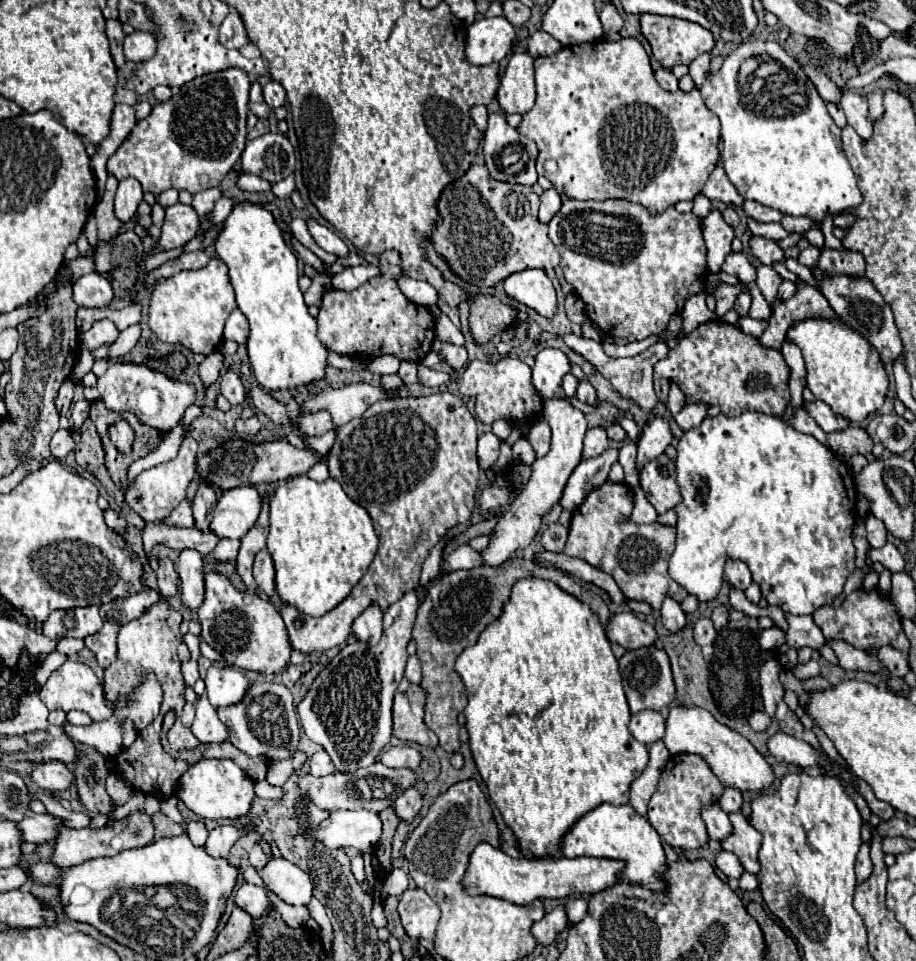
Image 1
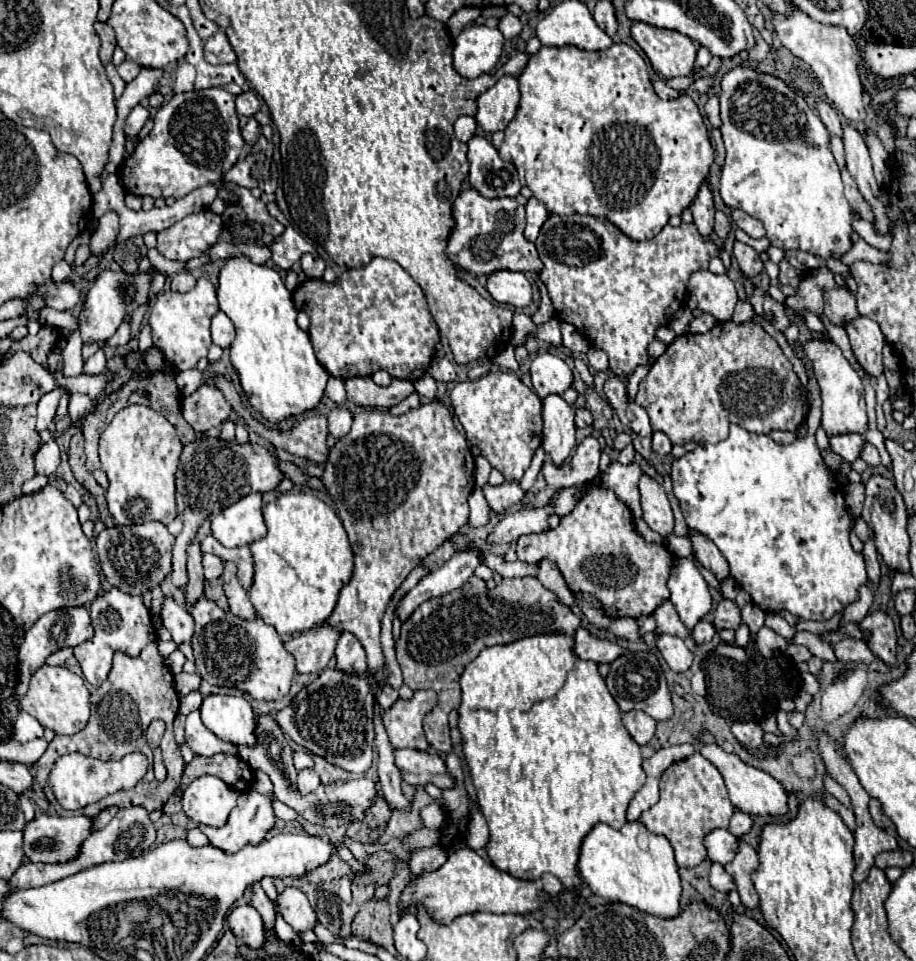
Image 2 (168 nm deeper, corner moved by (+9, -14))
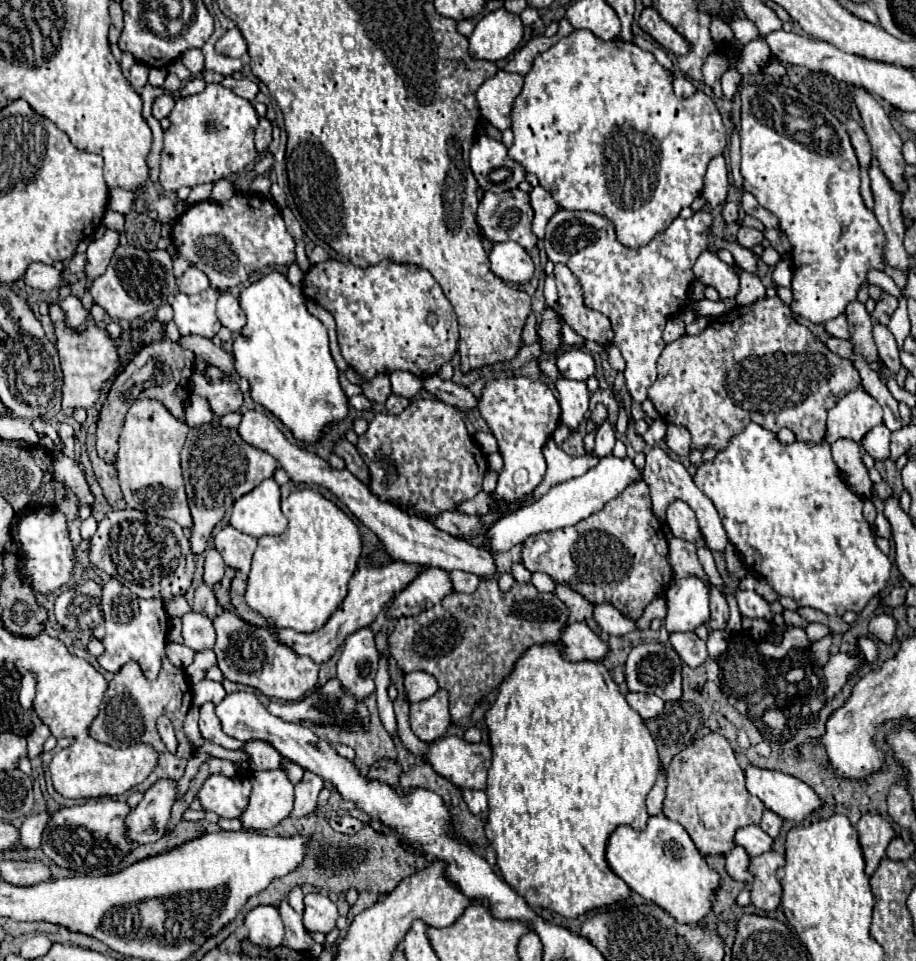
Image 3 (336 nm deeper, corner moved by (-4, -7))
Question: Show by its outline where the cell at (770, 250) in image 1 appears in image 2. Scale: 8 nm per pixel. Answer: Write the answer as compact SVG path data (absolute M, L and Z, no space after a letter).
M735 241L733 255L735 255L737 263L739 263L739 269L747 277L753 279L755 275L759 275L763 271L763 263L761 263L761 259L759 259L759 255L757 255L757 251L753 247L749 247L749 245L741 243L741 241Z

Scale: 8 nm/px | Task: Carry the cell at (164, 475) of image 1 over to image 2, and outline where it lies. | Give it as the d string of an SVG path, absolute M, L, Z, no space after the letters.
M129 405L113 417L99 439L99 457L109 479L105 493L107 505L117 525L145 521L161 521L167 525L177 517L175 471L181 449L183 445L175 435L175 427L147 405Z

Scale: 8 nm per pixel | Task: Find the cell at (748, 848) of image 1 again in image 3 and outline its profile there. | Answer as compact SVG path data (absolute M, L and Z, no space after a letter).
M768 850L760 856L750 858L750 874L754 876L752 904L760 910L774 910L780 906L782 886L776 880L776 870L784 864L784 856Z

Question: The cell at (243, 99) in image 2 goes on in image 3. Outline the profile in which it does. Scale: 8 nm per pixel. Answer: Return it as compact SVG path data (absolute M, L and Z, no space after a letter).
M224 78L222 80L222 84L226 86L226 88L230 88L236 96L240 96L240 98L244 98L244 100L254 100L256 98L256 94L260 92L258 90L258 84L254 84L252 80L248 80L248 78L240 78L240 80L236 80L236 78Z

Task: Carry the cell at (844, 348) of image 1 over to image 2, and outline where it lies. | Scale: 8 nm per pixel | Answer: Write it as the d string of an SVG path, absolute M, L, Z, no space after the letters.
M809 341L805 345L805 355L813 361L813 371L821 387L823 399L823 419L821 427L827 435L845 435L845 433L865 433L867 431L867 409L865 393L859 375L843 357L841 349L833 341Z

